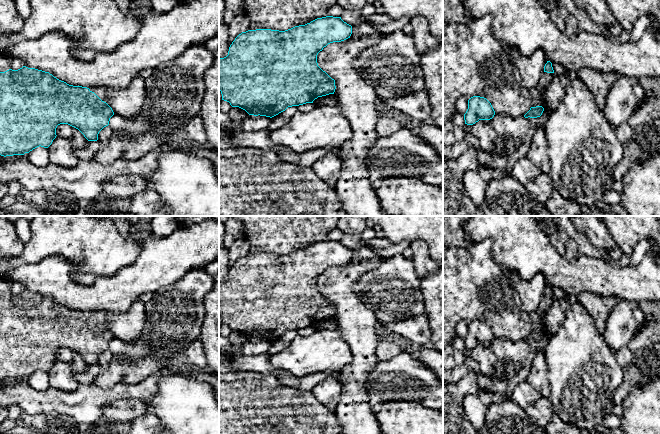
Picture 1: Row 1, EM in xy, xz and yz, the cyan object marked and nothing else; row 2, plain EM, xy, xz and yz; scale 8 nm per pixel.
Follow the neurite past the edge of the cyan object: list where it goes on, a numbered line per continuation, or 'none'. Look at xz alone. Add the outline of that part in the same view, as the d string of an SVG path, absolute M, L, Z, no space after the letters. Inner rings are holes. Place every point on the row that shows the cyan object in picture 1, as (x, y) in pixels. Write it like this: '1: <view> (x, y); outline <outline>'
none

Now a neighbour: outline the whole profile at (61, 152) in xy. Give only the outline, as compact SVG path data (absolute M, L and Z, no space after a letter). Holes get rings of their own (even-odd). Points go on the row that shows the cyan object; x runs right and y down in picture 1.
M56 136L48 149L48 162L62 168L73 168L81 162L70 139Z

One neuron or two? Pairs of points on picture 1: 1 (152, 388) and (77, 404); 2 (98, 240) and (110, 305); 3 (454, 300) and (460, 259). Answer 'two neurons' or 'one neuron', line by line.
1: one neuron
2: two neurons
3: one neuron

